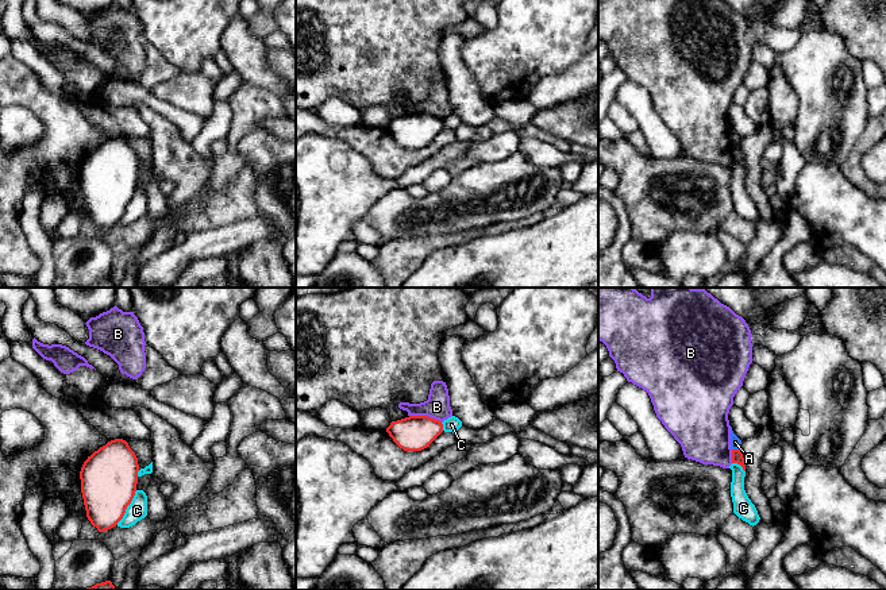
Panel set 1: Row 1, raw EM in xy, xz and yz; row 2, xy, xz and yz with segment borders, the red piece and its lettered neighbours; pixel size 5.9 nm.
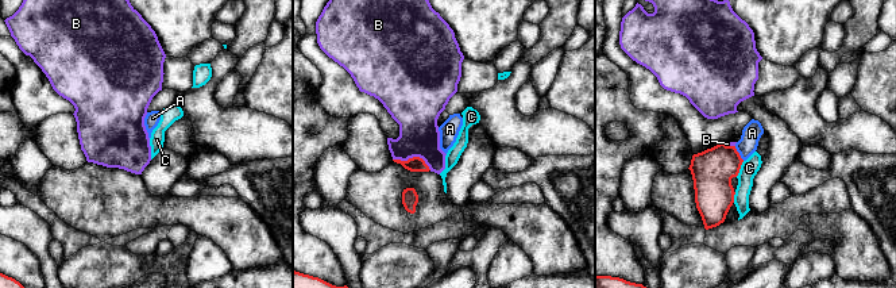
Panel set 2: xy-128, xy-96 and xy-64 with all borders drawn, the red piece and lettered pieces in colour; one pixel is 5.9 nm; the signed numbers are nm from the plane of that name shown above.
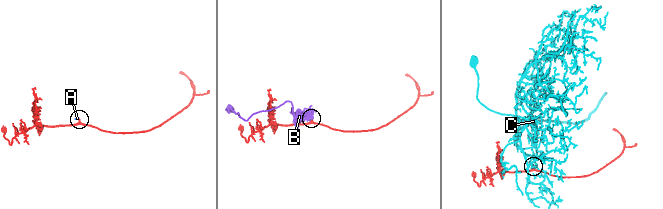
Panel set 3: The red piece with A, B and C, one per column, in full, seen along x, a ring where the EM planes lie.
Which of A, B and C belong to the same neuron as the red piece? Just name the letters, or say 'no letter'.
no letter

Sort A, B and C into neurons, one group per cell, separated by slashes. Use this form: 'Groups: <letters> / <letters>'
Groups: A / B / C

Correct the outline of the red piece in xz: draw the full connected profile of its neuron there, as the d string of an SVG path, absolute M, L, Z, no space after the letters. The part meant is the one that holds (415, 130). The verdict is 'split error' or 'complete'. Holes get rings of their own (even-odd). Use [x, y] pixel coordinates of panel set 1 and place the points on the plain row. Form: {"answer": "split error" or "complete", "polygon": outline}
{"answer": "complete", "polygon": "M409 113L392 119L386 130L404 149L421 149L443 130L443 122L428 113Z"}

